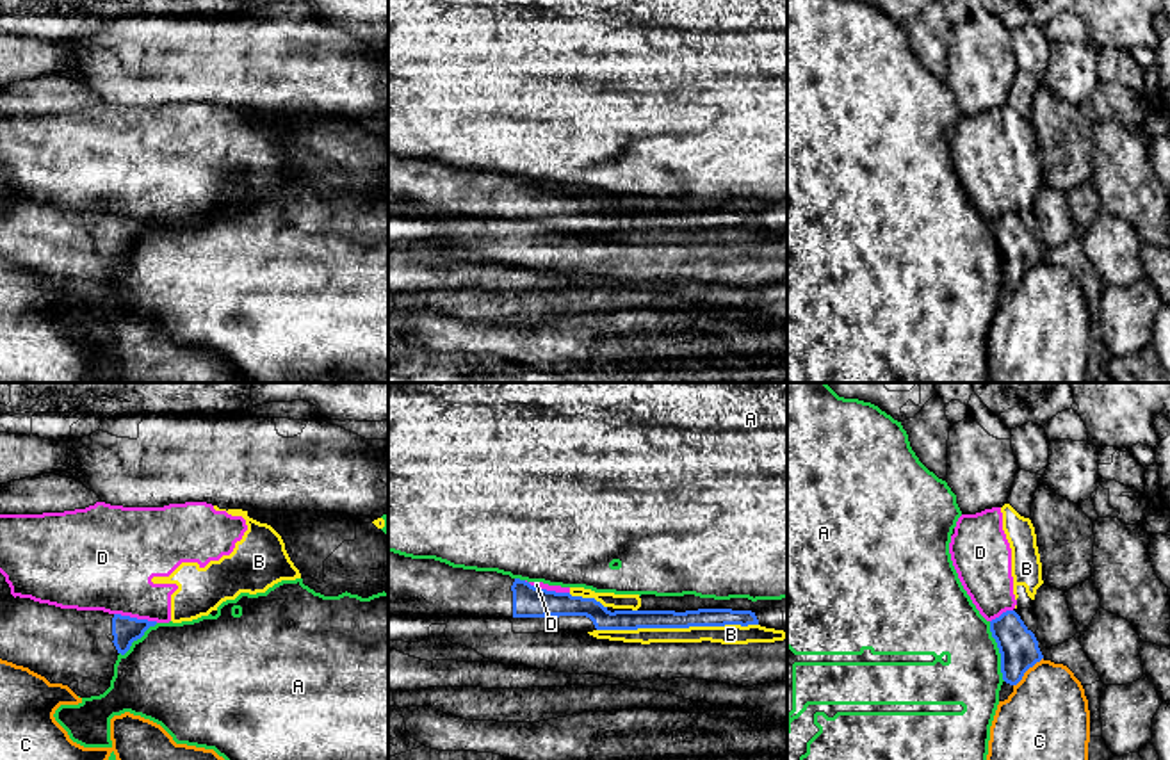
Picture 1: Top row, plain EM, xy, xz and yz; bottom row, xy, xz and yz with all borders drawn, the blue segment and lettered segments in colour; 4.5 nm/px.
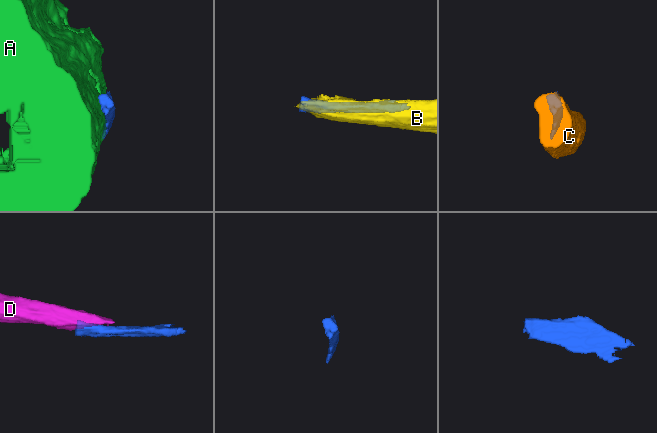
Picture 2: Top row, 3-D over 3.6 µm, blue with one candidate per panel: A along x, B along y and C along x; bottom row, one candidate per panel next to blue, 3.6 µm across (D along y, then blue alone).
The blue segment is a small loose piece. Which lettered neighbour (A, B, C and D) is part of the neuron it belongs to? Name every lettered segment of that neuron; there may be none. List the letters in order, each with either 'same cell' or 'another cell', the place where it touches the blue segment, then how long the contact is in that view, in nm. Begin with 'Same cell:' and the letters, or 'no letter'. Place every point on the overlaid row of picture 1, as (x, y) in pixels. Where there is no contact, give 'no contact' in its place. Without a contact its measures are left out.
Same cell: no letter
A: another cell; meets blue in yz at (999, 652); contact 280 nm long
B: another cell; meets blue in xz at (677, 627); contact 750 nm long
C: another cell; meets blue in yz at (1026, 670); contact 190 nm long
D: another cell; meets blue in xz at (545, 590); contact 220 nm long

